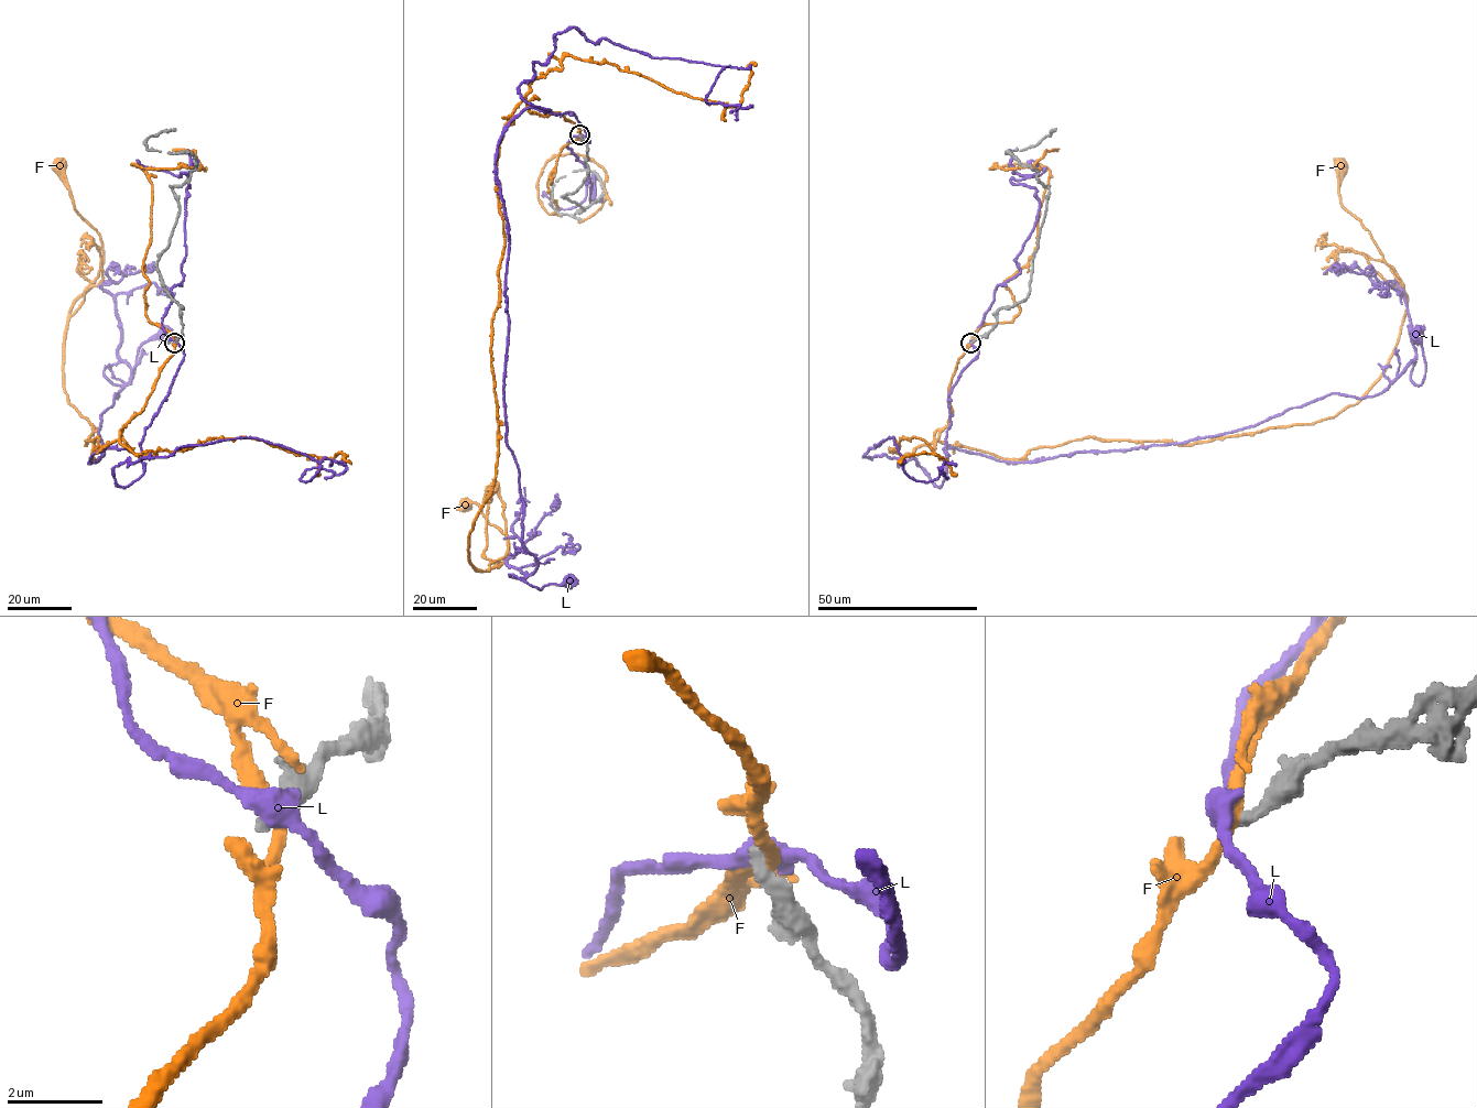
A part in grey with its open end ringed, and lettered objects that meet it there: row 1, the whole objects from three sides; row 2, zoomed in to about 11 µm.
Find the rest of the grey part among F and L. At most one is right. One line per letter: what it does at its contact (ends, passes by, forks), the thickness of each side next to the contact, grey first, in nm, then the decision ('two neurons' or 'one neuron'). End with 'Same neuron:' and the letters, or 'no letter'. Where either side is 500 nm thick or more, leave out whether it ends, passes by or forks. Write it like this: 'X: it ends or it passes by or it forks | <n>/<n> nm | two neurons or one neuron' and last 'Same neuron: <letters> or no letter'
F: it passes by | 340/280 nm | two neurons
L: it passes by | 320/440 nm | two neurons
Same neuron: no letter

